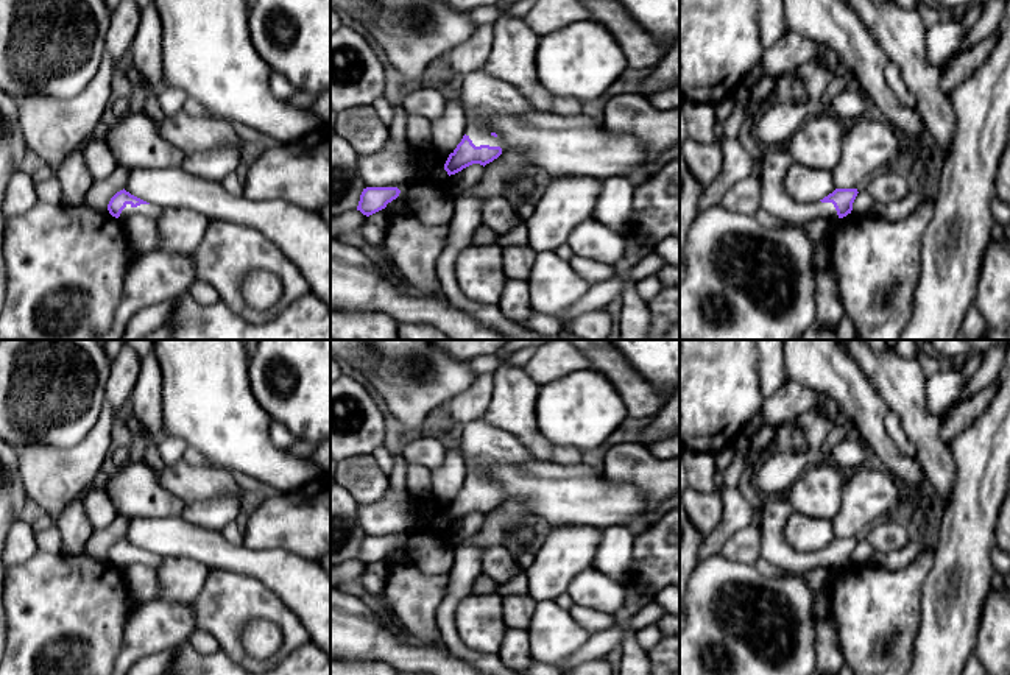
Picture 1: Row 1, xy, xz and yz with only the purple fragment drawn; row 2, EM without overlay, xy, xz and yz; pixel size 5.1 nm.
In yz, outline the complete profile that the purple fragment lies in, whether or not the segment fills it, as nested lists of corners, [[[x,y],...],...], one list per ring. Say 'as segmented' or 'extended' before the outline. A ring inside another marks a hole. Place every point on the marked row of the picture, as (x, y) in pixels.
extended | [[[786,145],[765,148],[758,168],[761,179],[761,209],[775,215],[786,228],[798,229],[814,218],[843,218],[853,210],[857,189],[835,189],[814,204],[800,204],[784,190],[784,178],[792,165]]]

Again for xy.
extended | [[[125,189],[117,192],[109,204],[108,204],[108,210],[112,217],[120,218],[120,220],[126,220],[131,215],[145,215],[148,218],[157,220],[162,214],[162,209],[156,204],[150,204],[134,195],[131,195],[129,192],[126,192]]]

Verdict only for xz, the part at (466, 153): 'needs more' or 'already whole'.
needs more

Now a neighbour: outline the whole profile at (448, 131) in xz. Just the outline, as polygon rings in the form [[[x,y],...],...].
[[[446,103],[440,118],[430,122],[430,133],[436,150],[450,154],[461,142],[468,118],[463,108],[457,103]]]

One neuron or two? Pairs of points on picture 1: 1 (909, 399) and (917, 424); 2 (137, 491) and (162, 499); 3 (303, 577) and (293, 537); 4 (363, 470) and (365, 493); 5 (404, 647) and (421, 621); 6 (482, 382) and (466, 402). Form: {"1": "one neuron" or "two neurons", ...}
{"1": "one neuron", "2": "one neuron", "3": "two neurons", "4": "one neuron", "5": "two neurons", "6": "one neuron"}

